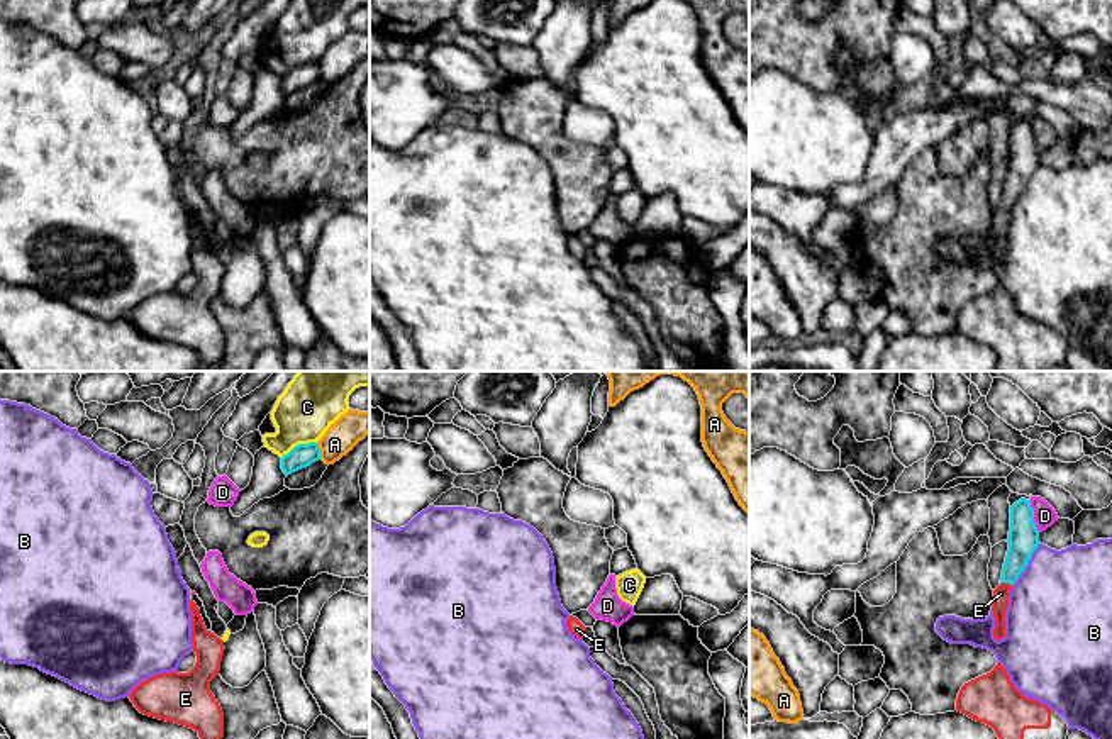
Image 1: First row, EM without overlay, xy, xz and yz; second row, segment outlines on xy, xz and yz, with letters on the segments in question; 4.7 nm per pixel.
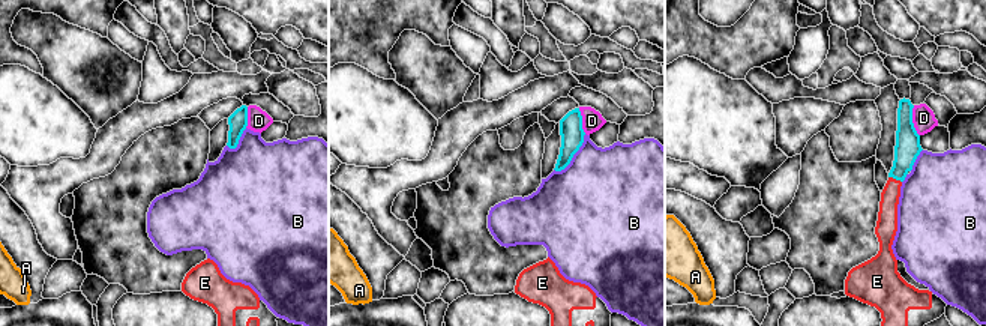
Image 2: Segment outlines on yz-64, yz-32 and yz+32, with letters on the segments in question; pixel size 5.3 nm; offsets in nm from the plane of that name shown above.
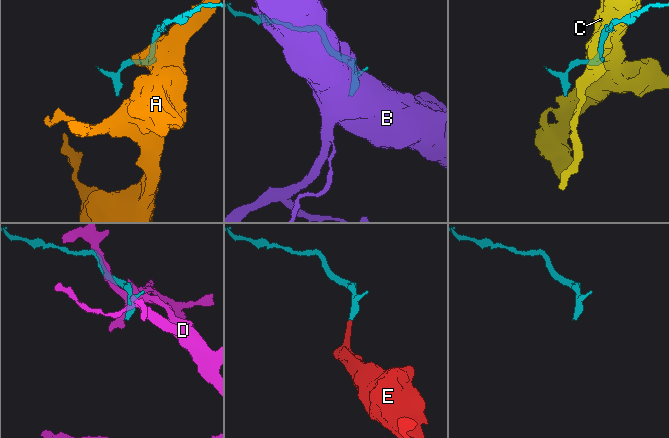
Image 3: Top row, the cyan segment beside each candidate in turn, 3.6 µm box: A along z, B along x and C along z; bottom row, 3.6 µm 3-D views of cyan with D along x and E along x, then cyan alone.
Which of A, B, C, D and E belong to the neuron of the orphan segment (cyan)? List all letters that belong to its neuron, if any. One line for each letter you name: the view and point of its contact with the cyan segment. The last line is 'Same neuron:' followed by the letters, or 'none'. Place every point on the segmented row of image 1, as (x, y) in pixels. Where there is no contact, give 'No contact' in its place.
E: Touches cyan at yz (1007, 582)
Same neuron: E

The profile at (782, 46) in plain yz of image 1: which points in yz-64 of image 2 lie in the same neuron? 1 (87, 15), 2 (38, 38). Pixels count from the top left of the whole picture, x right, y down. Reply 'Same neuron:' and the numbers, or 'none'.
Same neuron: 1

